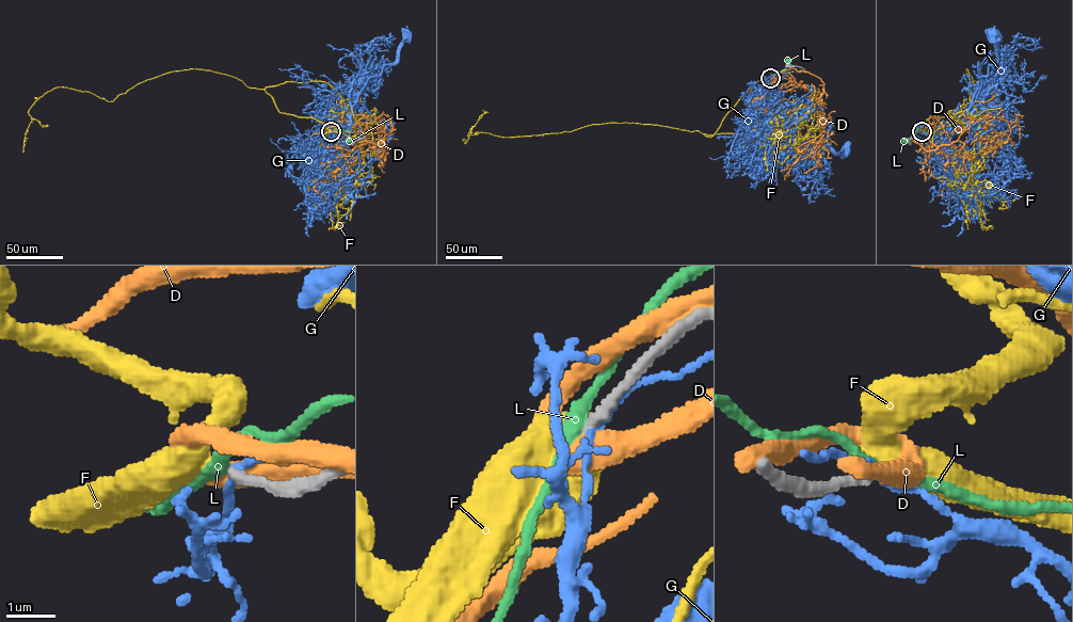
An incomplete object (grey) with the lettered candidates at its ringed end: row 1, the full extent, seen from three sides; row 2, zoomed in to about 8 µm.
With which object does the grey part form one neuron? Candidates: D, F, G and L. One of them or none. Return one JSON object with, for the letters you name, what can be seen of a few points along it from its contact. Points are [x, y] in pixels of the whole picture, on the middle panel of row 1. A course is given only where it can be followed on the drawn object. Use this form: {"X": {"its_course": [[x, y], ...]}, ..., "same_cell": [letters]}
{"F": {"its_course": [[769, 78], [757, 81], [711, 137], [626, 122], [507, 137], [468, 136], [471, 129], [462, 140]]}, "same_cell": ["F"]}

